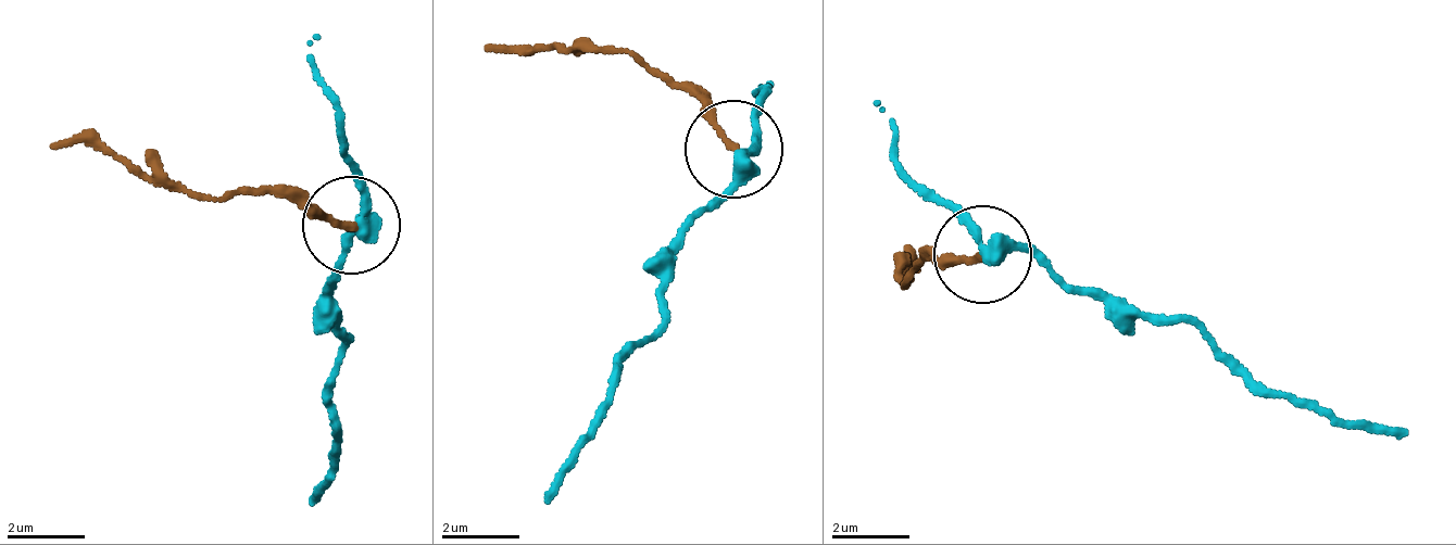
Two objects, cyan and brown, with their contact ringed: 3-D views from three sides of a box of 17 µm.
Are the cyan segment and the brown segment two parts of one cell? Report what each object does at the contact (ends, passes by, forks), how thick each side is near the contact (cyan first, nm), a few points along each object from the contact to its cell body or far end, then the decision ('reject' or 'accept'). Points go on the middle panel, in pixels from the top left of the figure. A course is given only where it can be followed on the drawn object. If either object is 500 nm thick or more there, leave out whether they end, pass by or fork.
cyan passes by; brown ends; calibres 360 and 160 nm; course cyan (735, 147), (728, 197), (680, 227), (661, 331), (617, 376), (548, 499); course brown (735, 147), (683, 89), (624, 52), (488, 49); reject

